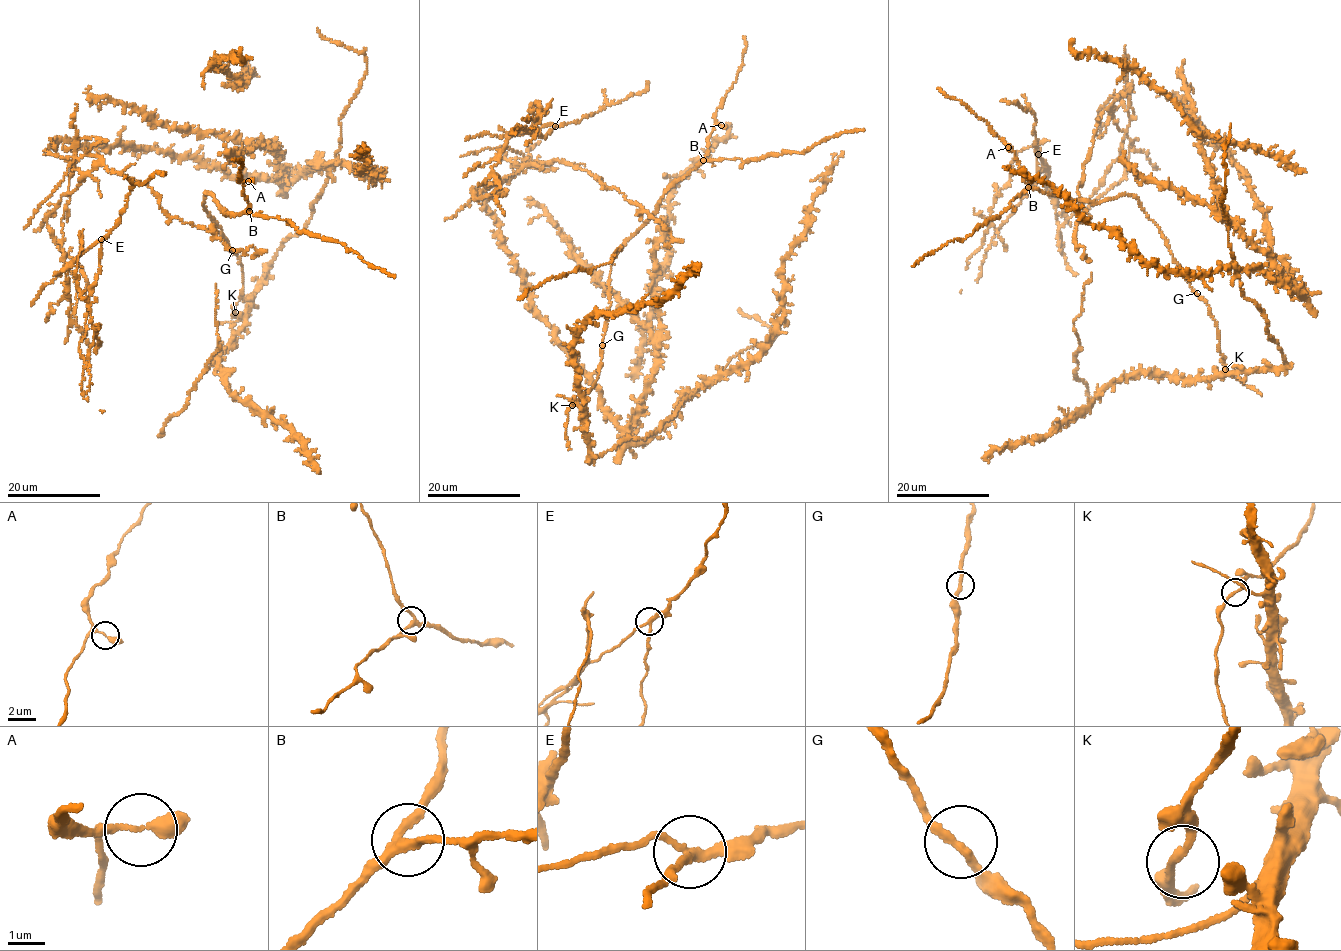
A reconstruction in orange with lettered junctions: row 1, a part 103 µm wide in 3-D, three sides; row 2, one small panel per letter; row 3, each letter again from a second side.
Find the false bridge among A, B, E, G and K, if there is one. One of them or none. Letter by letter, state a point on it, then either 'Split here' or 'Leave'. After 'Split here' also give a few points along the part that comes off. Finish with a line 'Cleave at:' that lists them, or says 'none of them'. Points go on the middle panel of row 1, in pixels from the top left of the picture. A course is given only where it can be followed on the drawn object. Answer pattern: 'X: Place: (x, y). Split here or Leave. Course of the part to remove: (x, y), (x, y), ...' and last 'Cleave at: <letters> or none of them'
A: Place: (721, 125). Leave
B: Place: (703, 160). Leave
E: Place: (555, 126). Split here. Course of the part to remove: (555, 126), (510, 135), (493, 168), (500, 182), (486, 185), (566, 161), (661, 222), (673, 238), (665, 246)
G: Place: (602, 345). Leave
K: Place: (572, 405). Leave
Cleave at: E

